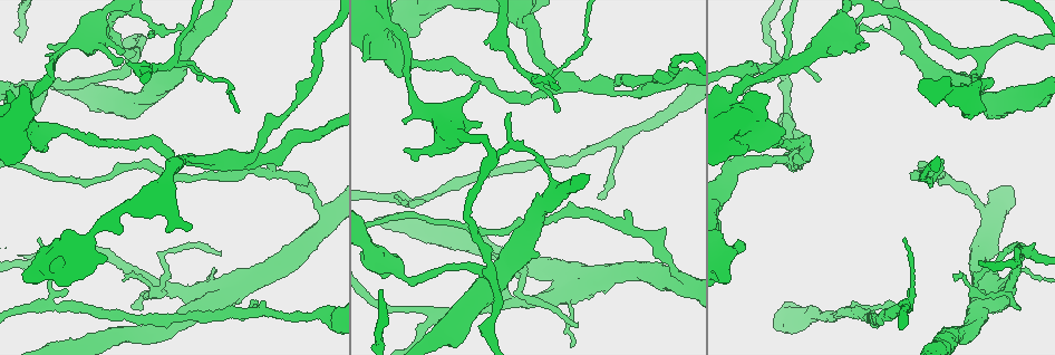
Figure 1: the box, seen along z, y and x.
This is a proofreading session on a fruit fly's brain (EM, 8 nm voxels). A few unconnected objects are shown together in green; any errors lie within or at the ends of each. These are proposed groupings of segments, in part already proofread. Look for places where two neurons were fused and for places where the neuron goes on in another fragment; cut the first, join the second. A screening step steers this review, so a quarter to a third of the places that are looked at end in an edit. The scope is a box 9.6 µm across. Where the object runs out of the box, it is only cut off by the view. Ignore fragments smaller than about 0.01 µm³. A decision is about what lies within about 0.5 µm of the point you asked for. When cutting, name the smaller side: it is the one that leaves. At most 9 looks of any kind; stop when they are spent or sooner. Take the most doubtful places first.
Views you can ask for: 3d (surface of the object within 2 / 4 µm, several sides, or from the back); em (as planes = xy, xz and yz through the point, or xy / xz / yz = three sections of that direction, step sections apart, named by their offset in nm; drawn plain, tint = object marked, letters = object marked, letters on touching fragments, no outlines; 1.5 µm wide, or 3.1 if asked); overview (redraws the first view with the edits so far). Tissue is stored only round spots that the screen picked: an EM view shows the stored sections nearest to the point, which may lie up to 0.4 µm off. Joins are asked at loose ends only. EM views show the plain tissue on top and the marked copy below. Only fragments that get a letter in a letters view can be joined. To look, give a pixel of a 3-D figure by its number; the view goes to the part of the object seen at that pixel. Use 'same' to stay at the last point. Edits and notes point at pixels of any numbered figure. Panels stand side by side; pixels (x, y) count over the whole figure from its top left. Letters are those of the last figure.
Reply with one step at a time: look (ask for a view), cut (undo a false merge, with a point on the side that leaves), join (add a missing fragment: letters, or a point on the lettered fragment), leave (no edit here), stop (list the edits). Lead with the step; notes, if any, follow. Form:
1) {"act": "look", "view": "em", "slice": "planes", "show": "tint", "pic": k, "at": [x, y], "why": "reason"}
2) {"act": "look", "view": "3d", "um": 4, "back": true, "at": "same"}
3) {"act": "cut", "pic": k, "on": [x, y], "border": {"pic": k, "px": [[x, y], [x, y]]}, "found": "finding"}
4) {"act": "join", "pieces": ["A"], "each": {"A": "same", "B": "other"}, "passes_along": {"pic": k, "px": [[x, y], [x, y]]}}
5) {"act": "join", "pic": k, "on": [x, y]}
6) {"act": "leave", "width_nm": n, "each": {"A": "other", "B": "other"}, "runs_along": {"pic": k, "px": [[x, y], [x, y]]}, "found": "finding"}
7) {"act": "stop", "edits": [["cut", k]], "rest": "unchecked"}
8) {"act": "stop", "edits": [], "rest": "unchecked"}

{"act": "look", "view": "em", "slice": "planes", "show": "letters", "pic": 1, "at": [45, 55], "why": "tapers out"}

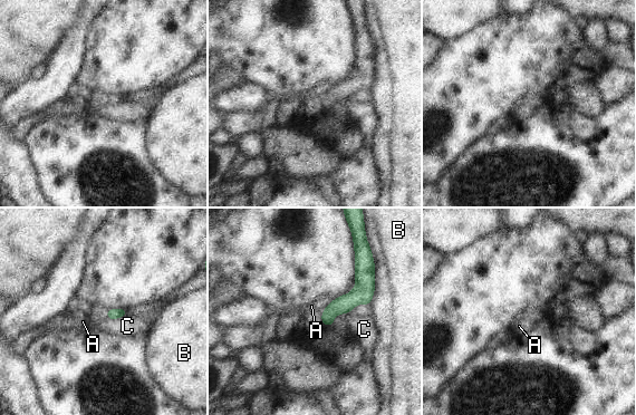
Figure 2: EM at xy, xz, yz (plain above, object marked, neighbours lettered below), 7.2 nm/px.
{"act": "leave", "each": {"A": "other", "B": "other", "C": "other"}, "found": "none of them fits"}

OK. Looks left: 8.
{"act": "look", "view": "em", "slice": "planes", "show": "letters", "pic": 1, "at": [900, 29], "why": "three-way junction"}

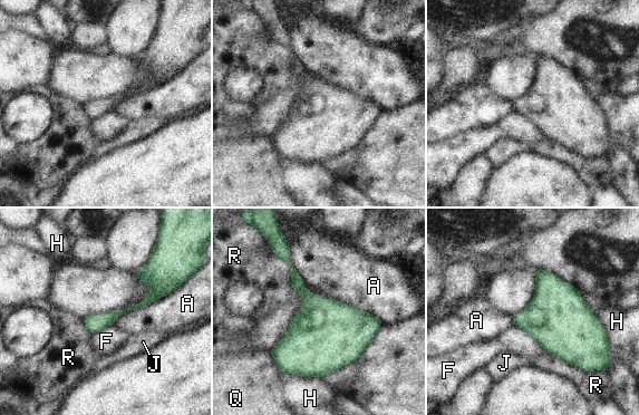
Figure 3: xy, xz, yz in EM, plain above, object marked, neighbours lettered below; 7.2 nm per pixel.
{"act": "leave", "each": {"A": "other", "F": "other", "H": "other", "J": "other", "Q": "other", "R": "other"}, "border": {"pic": 3, "px": [[514, 325], [524, 329], [545, 351]]}, "found": "one neuron here"}

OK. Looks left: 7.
{"act": "look", "view": "em", "slice": "planes", "show": "tint", "pic": 1, "at": [123, 280], "why": "thin end"}

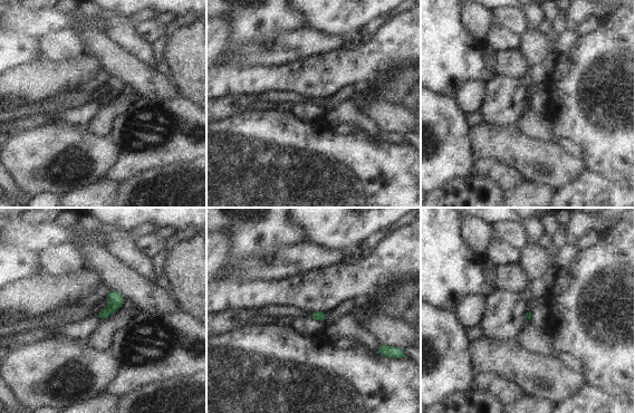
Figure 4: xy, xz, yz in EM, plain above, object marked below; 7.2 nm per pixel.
{"act": "look", "view": "em", "slice": "planes", "show": "letters", "at": "same"}

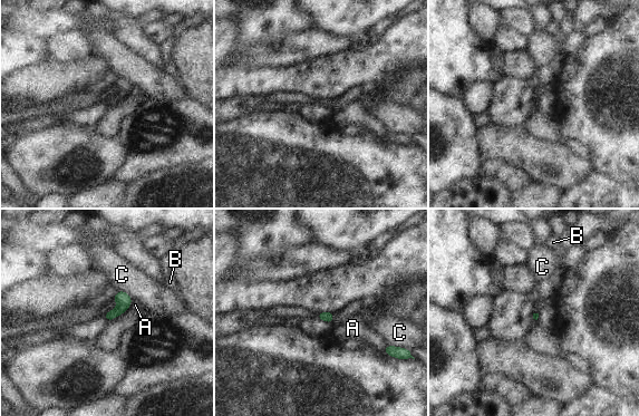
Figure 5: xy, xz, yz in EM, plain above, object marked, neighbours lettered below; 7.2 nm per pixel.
{"act": "leave", "longest_contact_nm": ["C", 130], "each": {"A": "other", "B": "other", "C": "other"}, "border": {"pic": 5, "px": [[132, 298], [128, 308]]}, "found": "none of them fits"}

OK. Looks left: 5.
{"act": "look", "view": "em", "slice": "xy", "step": 4, "show": "letters", "pic": 1, "at": [508, 304], "why": "three arms meet"}

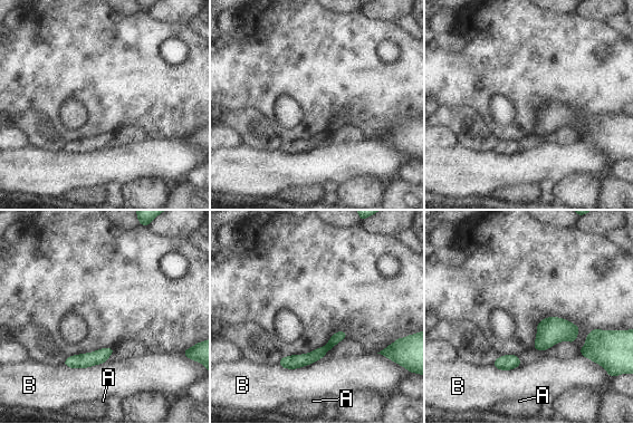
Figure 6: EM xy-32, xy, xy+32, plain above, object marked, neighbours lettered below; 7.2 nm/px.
{"act": "cut", "pic": 6, "on": [295, 360], "width_nm": 20, "each": {"A": "other", "B": "other"}, "border": {"pic": 6, "px": [[323, 347], [328, 349]]}, "found": "a second neuron is stuck on"}

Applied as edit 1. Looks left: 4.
{"act": "stop", "edits": [["cut", 6]], "rest": "unchecked"}

